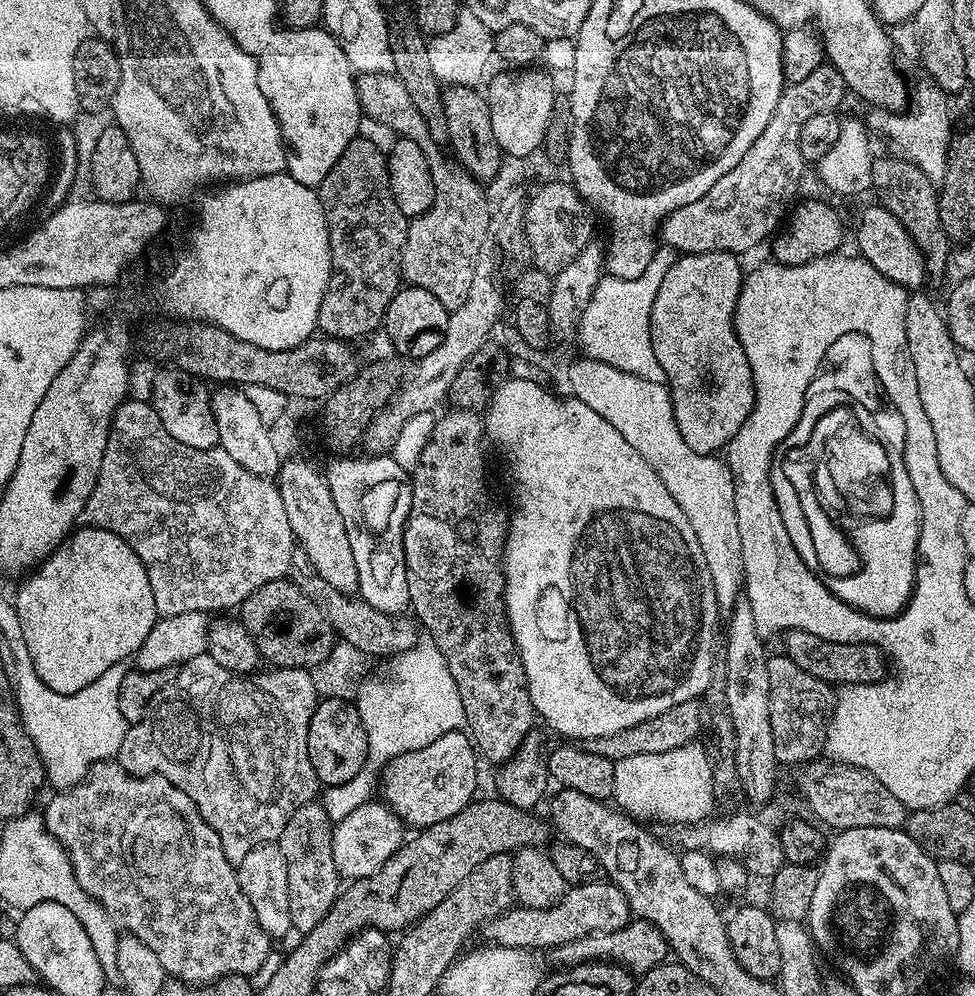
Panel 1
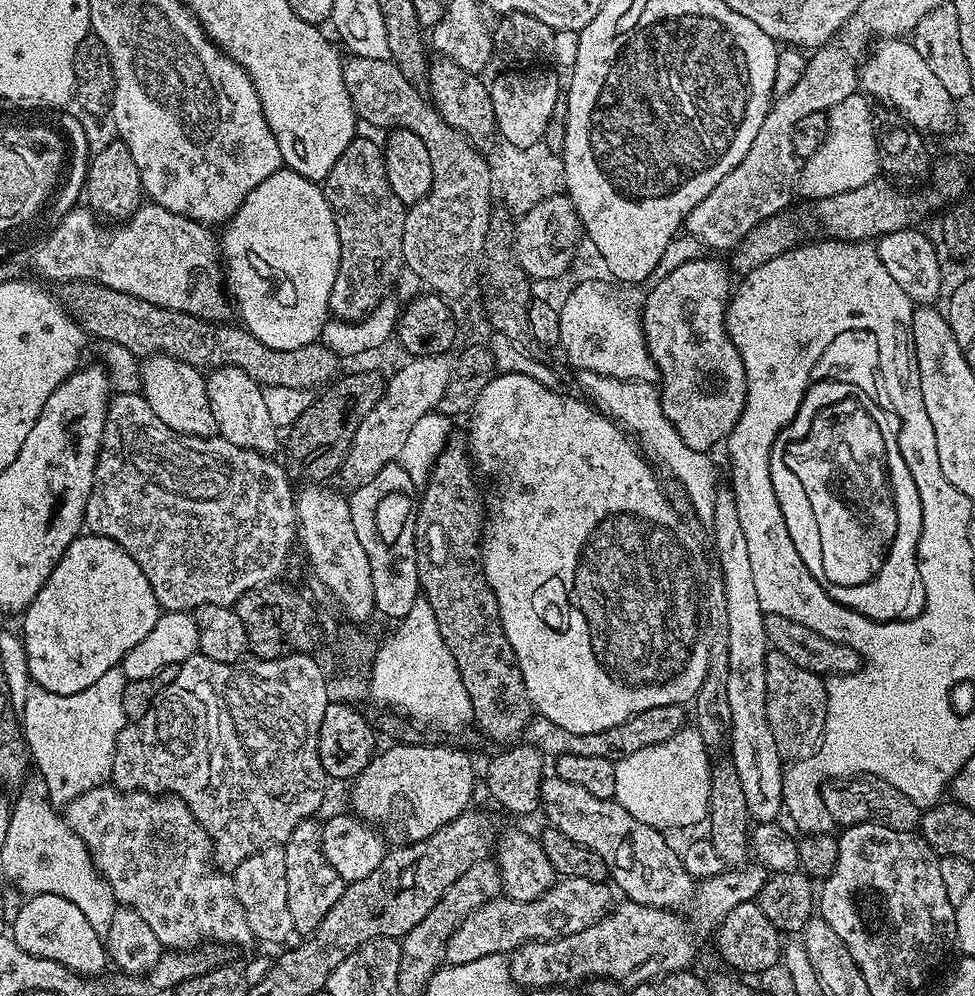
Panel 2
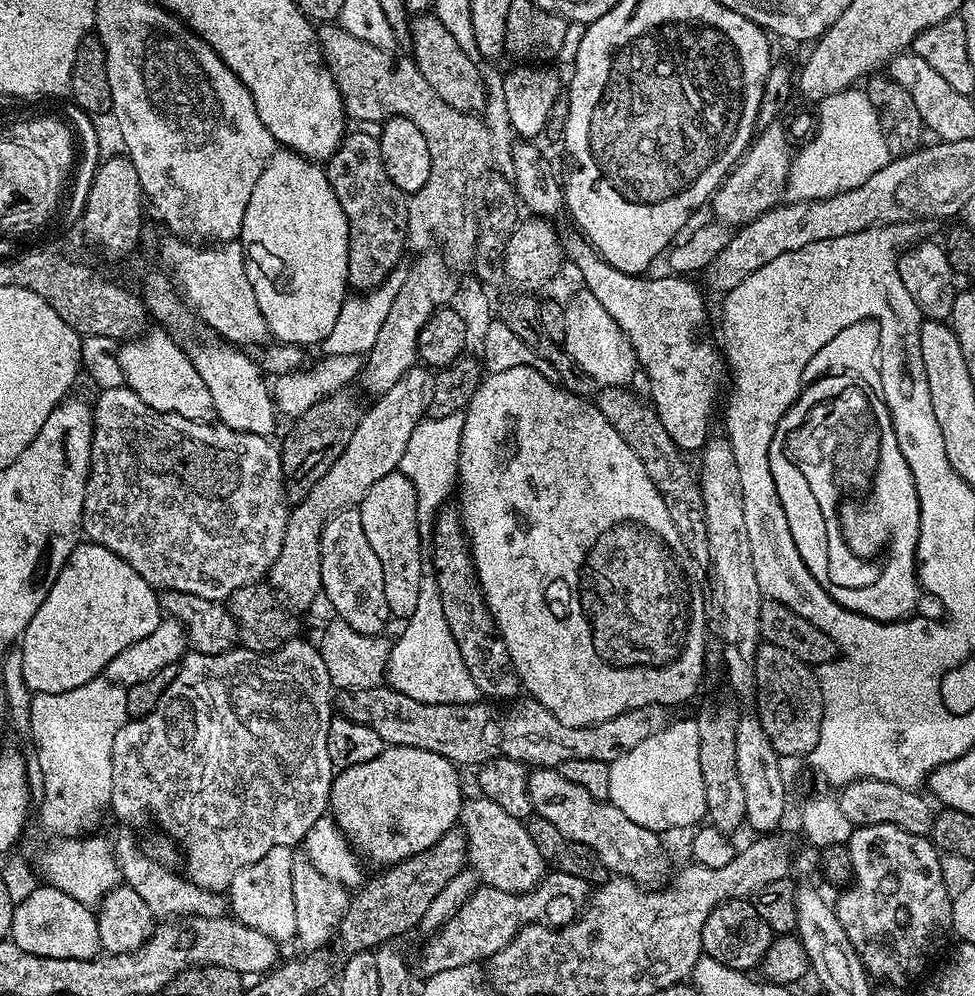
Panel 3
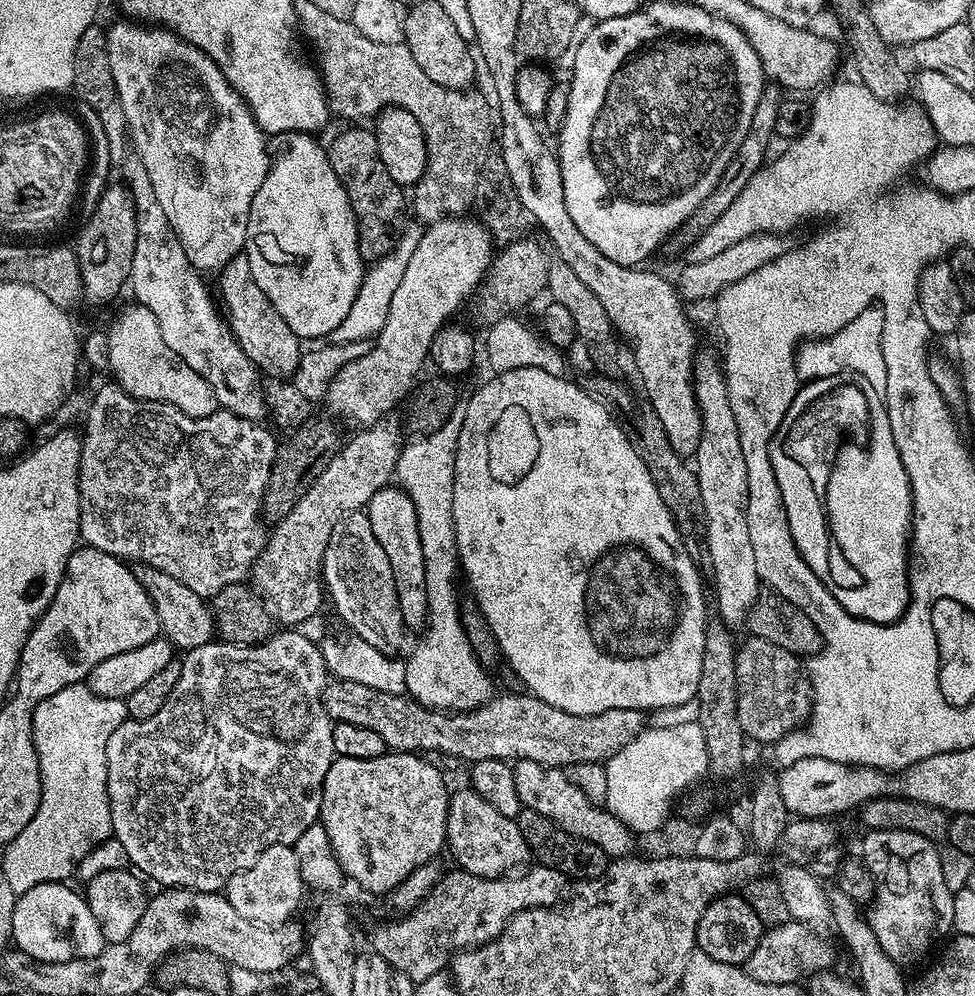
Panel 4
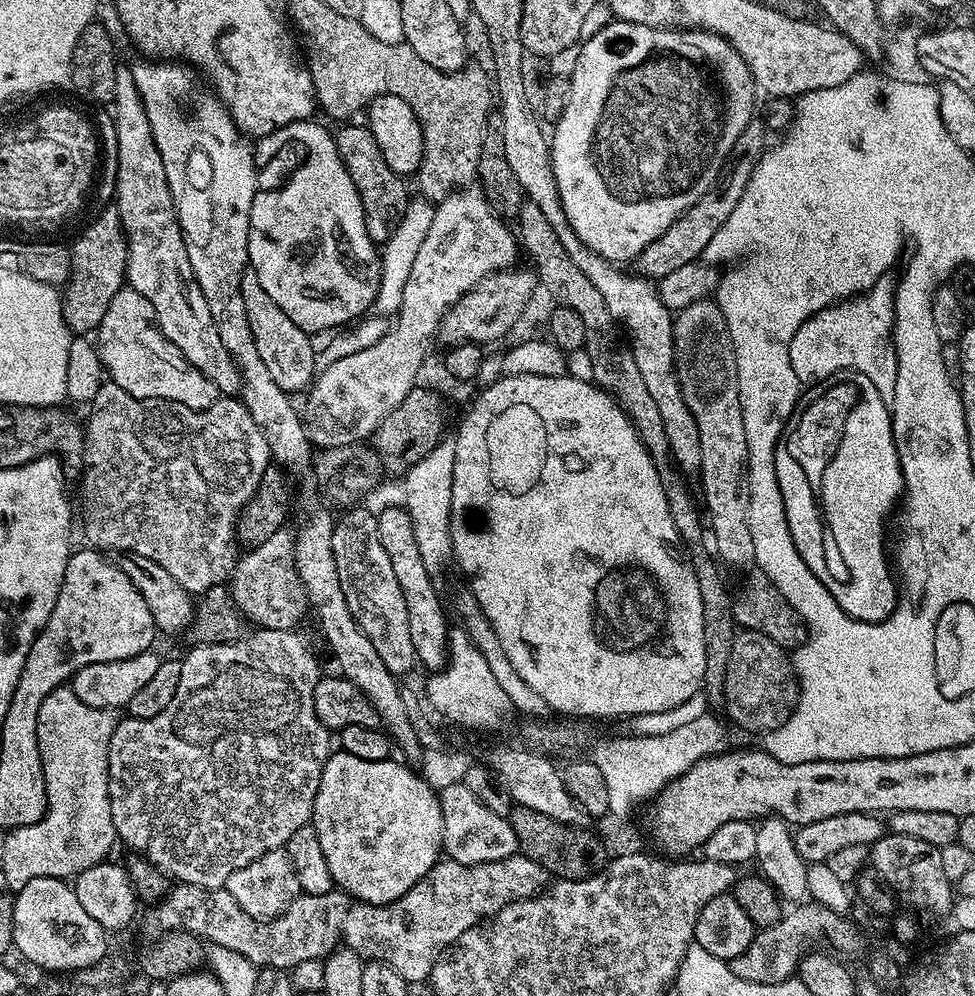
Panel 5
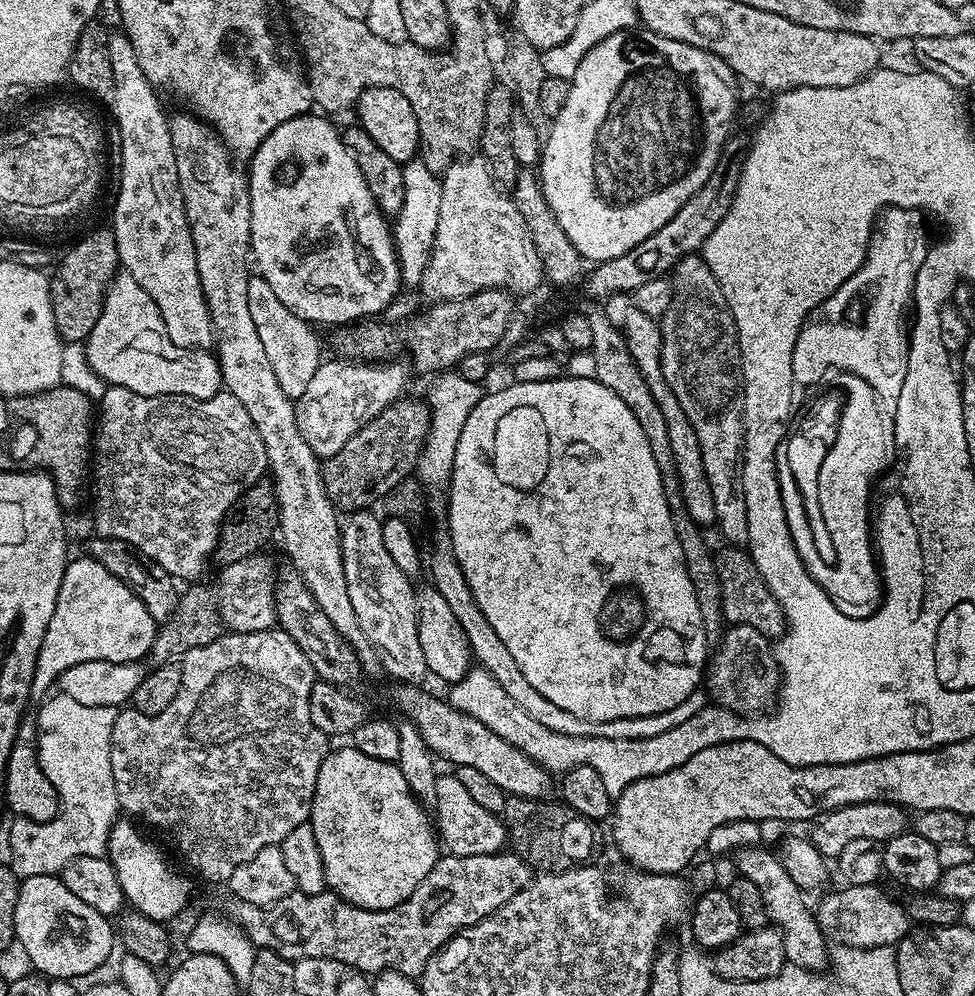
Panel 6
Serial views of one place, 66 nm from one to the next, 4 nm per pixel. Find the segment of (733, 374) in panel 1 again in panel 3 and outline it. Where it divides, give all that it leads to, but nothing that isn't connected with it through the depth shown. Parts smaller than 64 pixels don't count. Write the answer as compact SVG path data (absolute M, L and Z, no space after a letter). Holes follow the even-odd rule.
M579 231L564 232L562 243L567 263L573 264L580 271L584 279L583 287L594 294L602 309L610 314L627 336L636 354L636 360L642 372L648 375L648 384L652 387L650 404L662 425L673 439L676 446L684 454L699 453L704 443L710 439L712 428L712 411L716 408L716 399L720 396L720 387L726 384L726 360L721 349L707 336L708 332L708 308L704 305L705 293L701 285L696 284L695 279L687 275L667 274L668 276L656 276L653 280L644 280L643 275L631 276L625 272L610 271L608 264L600 256L600 253L584 239Z

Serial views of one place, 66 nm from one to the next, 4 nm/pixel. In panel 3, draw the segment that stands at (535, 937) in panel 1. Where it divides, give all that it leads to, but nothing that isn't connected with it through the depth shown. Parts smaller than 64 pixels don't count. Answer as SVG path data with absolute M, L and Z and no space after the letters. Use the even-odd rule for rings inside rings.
M555 870L549 871L539 886L528 892L477 887L475 894L442 927L427 937L428 945L420 956L421 977L427 978L442 970L454 970L458 966L483 961L502 950L502 946L512 941L516 931L528 924L562 928L587 908L589 899L588 883L582 878L574 878L574 874L562 874Z

